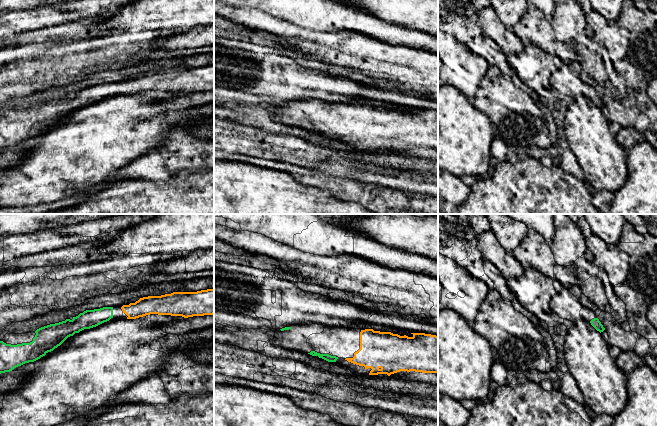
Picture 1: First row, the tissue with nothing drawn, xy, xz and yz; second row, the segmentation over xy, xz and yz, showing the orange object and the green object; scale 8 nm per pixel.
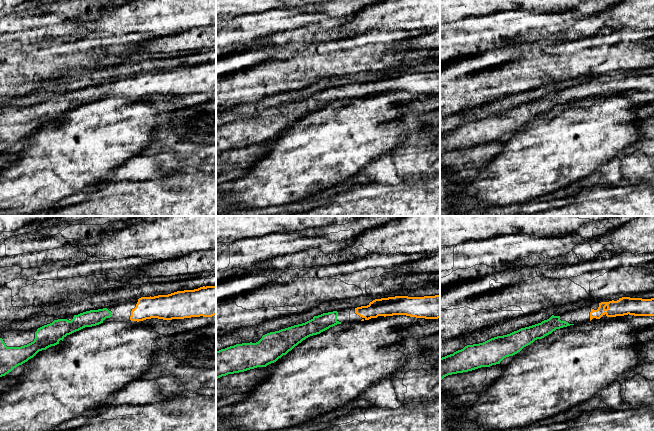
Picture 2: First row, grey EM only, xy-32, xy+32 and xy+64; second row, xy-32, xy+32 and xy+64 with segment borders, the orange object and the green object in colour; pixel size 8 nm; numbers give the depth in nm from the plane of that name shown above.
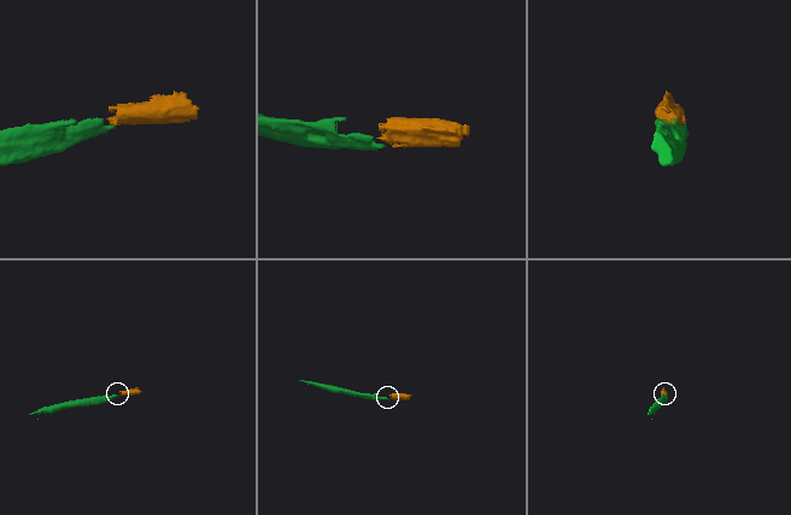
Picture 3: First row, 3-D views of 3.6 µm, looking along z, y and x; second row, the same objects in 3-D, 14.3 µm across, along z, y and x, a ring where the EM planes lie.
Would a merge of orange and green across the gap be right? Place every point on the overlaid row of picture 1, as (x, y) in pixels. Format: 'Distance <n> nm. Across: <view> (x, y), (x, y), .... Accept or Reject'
Distance 60 nm. Across: xz (345, 359), (337, 358). Accept

